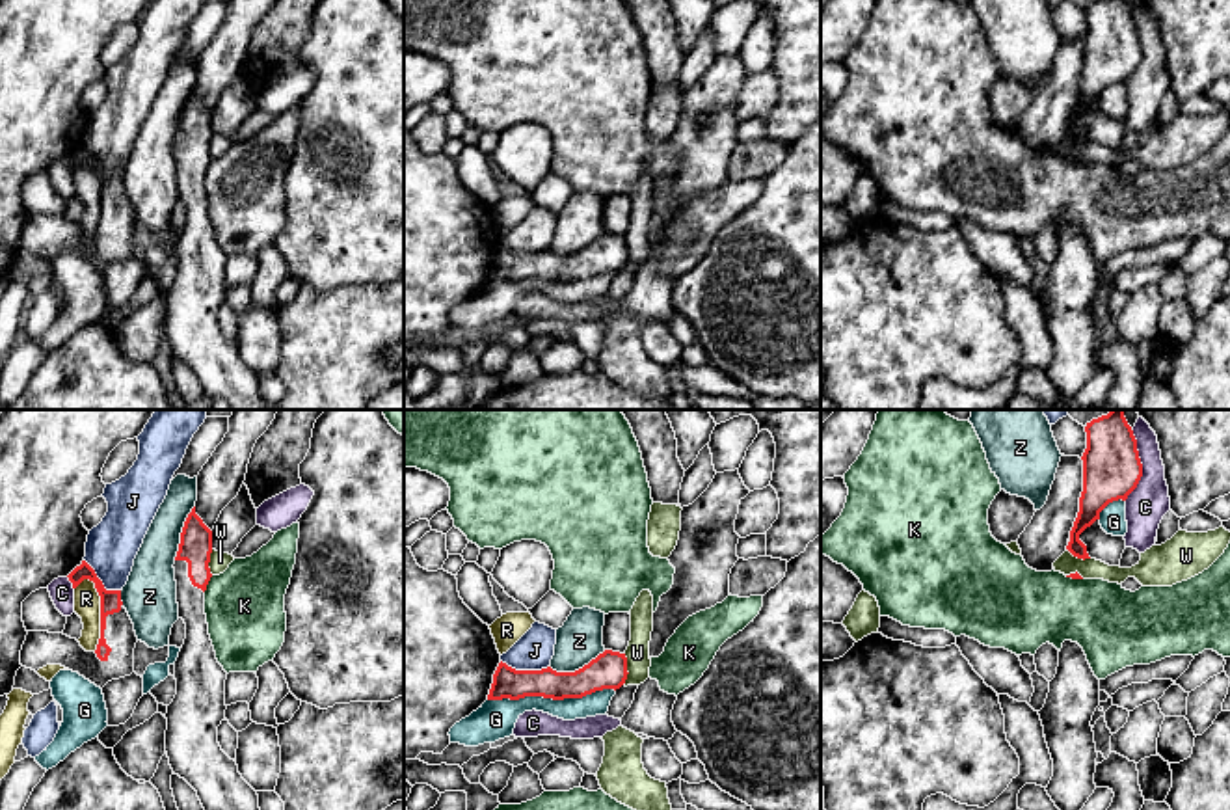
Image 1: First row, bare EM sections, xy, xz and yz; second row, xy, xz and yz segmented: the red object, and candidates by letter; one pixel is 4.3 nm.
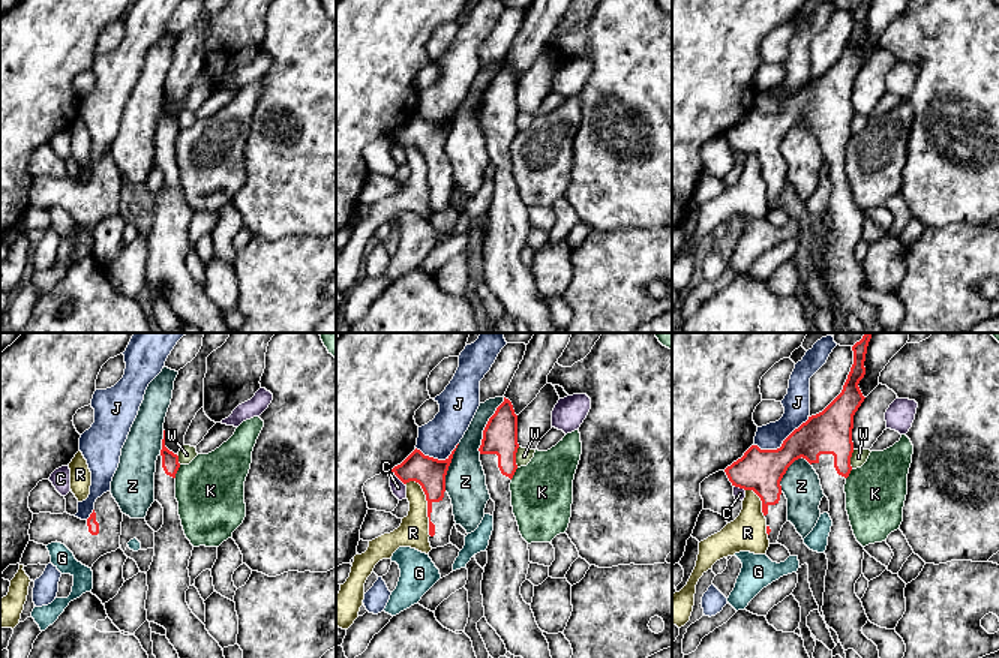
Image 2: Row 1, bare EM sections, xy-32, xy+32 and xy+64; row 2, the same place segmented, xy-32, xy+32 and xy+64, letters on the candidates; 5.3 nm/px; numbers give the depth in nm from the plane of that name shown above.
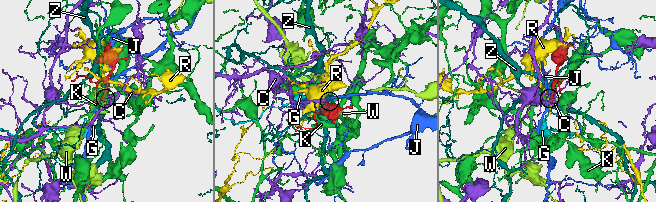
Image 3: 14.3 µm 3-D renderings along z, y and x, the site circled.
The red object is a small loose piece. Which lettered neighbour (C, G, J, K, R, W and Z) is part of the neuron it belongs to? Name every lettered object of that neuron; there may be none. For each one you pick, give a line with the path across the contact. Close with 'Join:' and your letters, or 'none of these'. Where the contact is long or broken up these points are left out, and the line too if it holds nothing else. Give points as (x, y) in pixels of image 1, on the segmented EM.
Join: none of these

